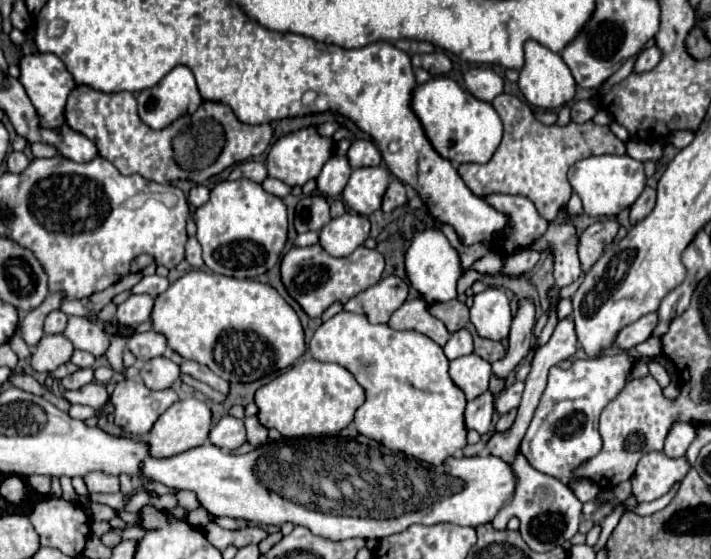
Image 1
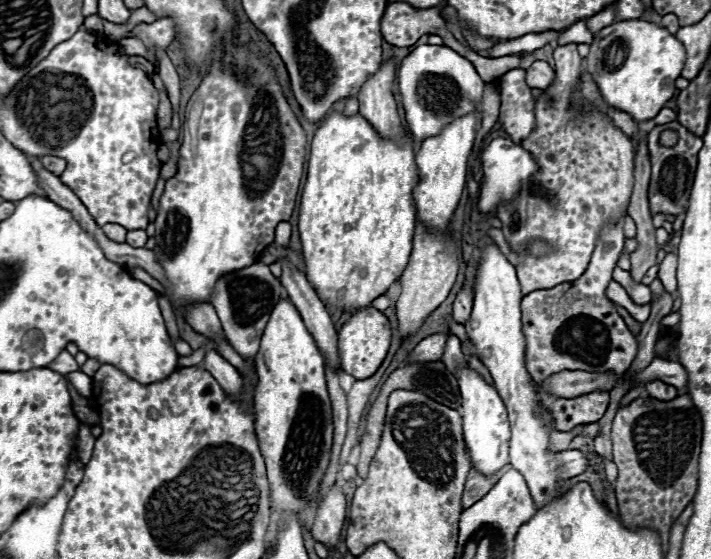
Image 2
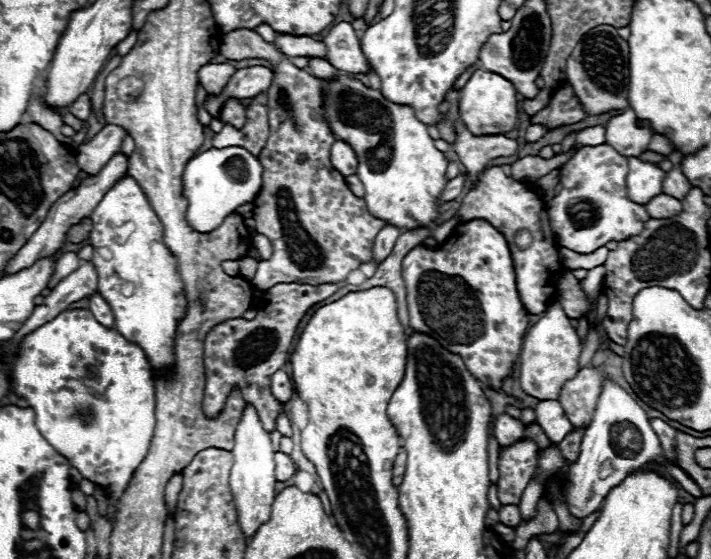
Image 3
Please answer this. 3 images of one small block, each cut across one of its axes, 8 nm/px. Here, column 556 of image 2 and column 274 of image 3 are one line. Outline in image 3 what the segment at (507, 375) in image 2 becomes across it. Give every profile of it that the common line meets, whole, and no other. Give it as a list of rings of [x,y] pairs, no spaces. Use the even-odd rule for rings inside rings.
[[[250,404],[244,408],[244,416],[236,428],[236,444],[232,448],[232,454],[234,454],[234,466],[230,472],[230,492],[236,504],[238,526],[246,542],[250,542],[256,530],[270,518],[270,506],[276,498],[276,482],[278,482],[274,476],[276,464],[274,464],[270,432],[264,432],[260,418],[256,416],[256,410]]]

